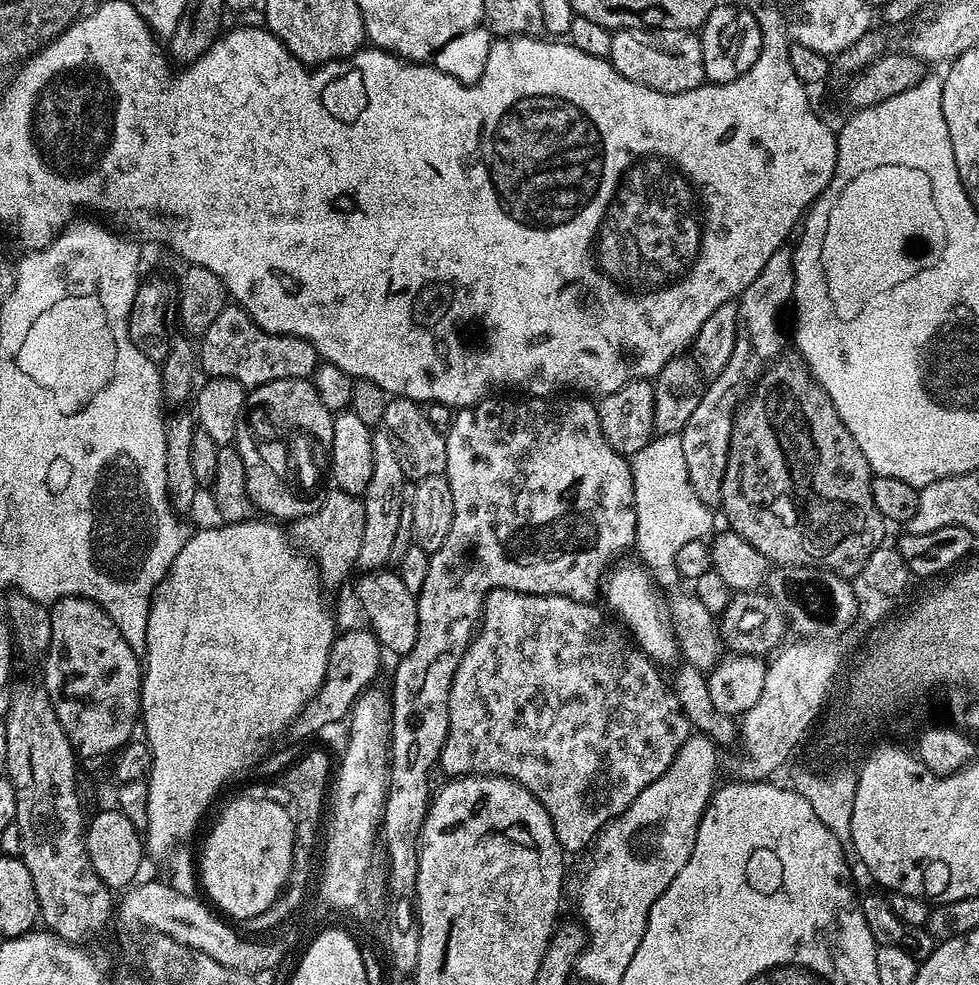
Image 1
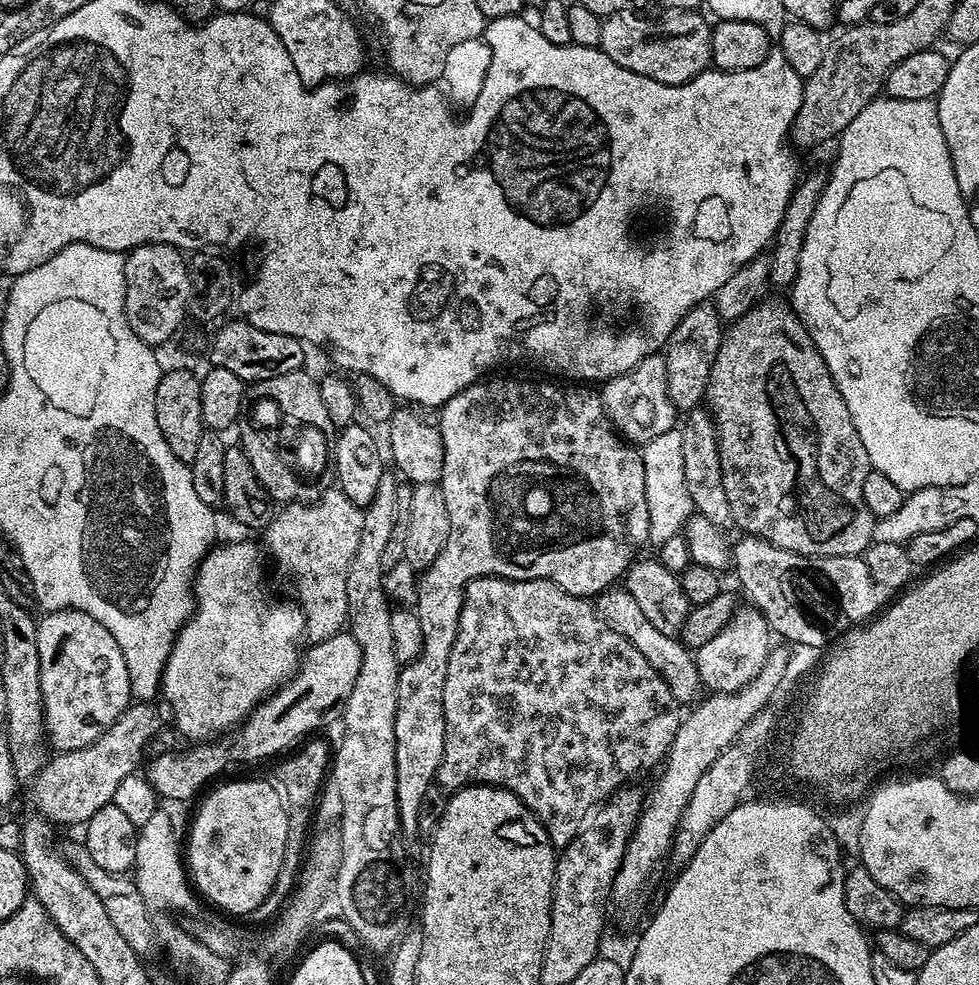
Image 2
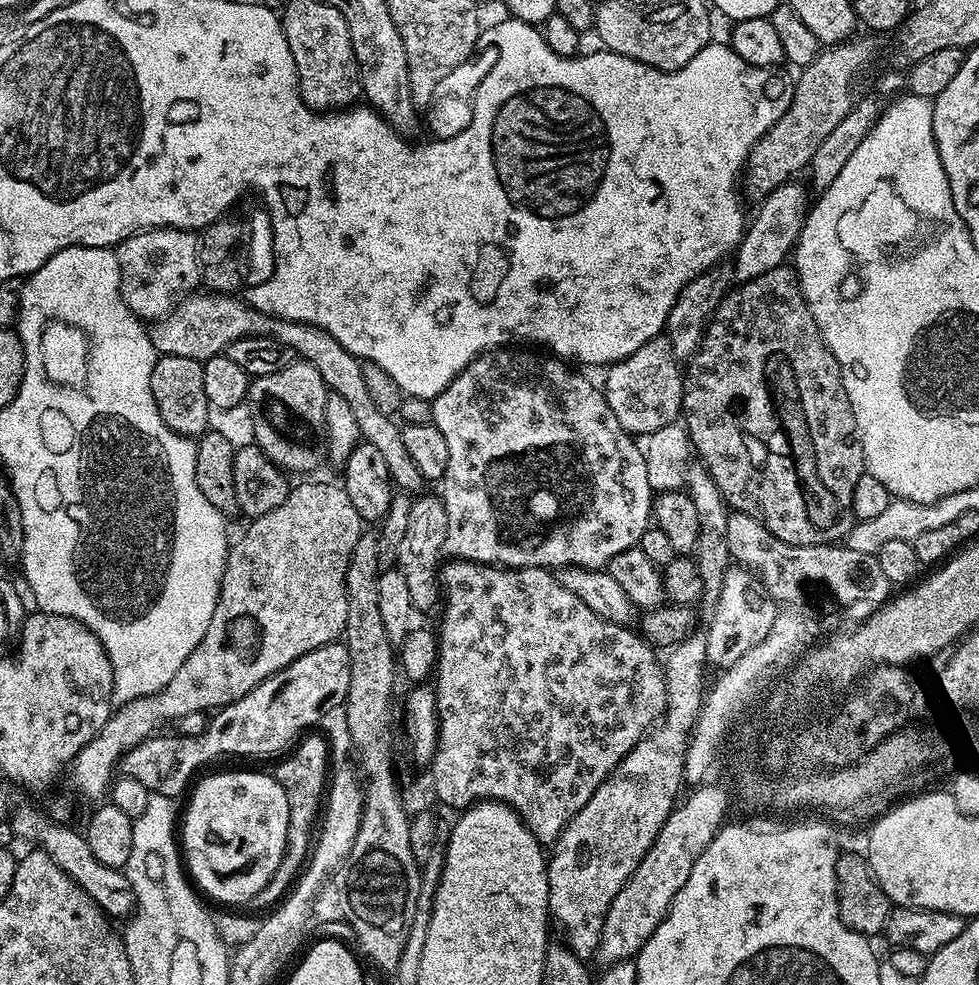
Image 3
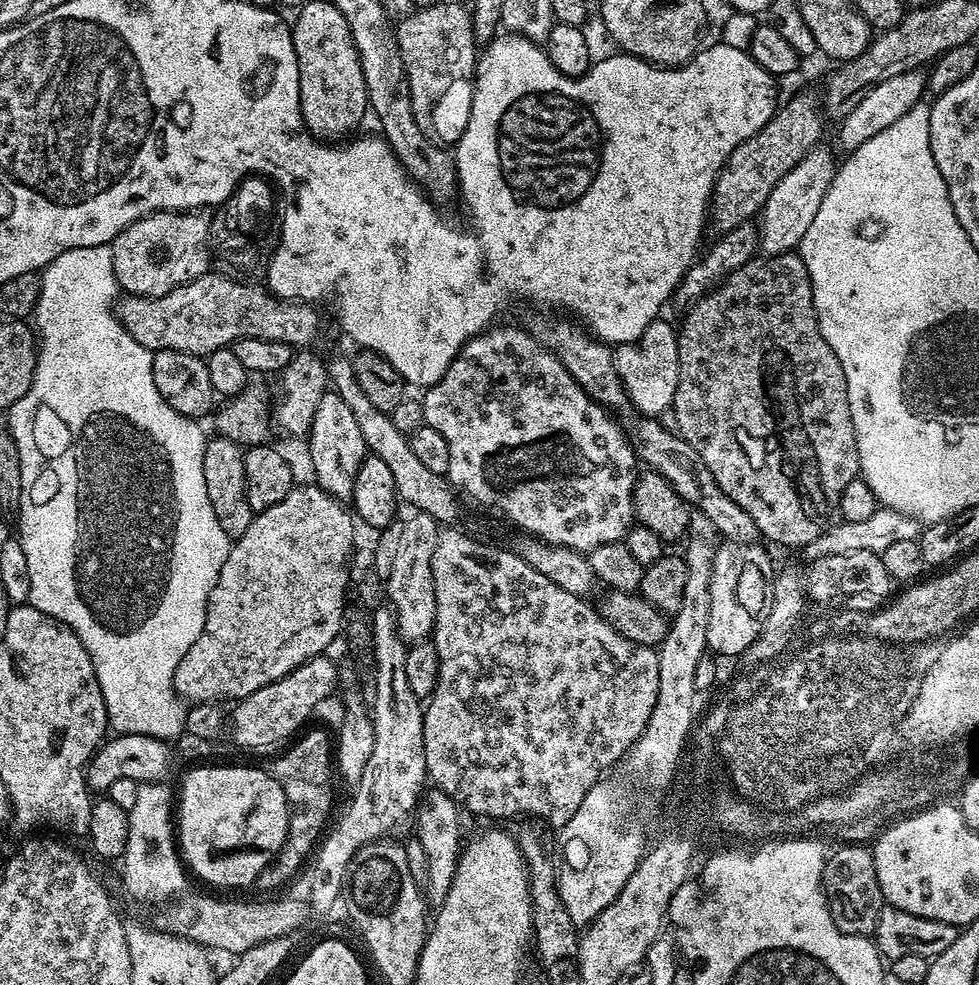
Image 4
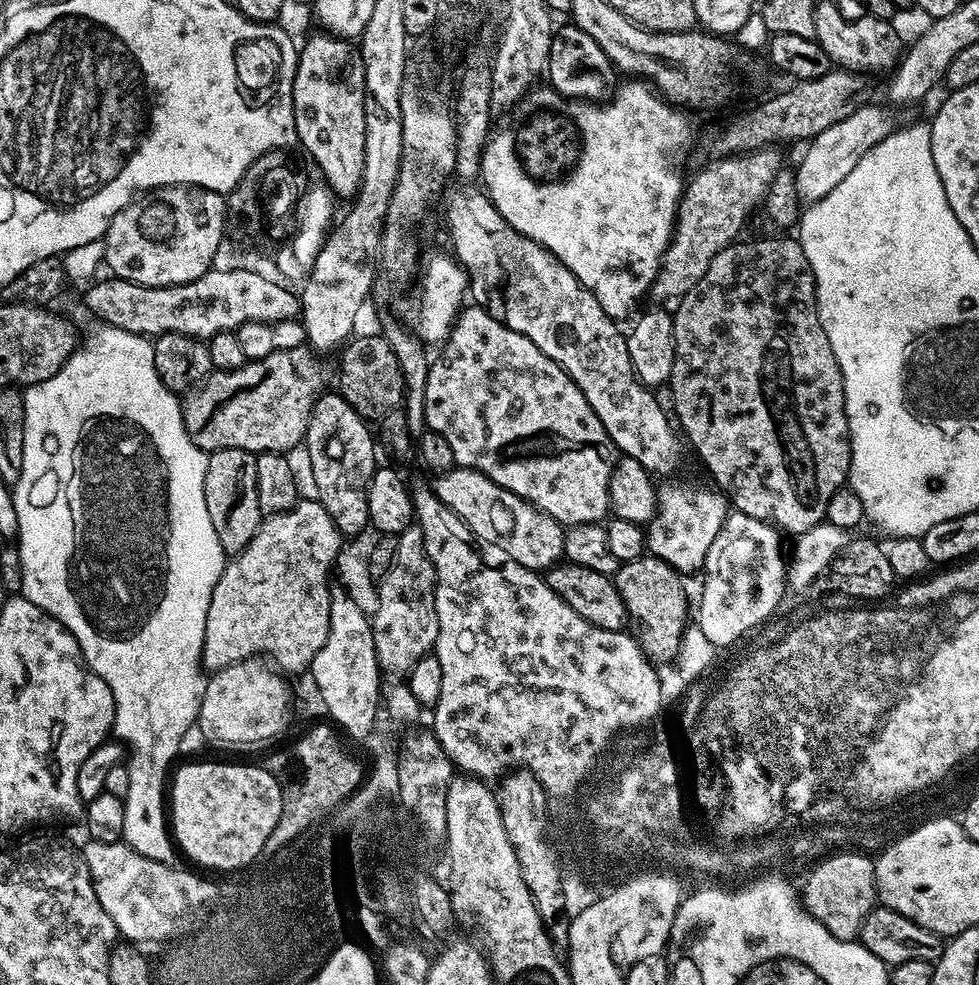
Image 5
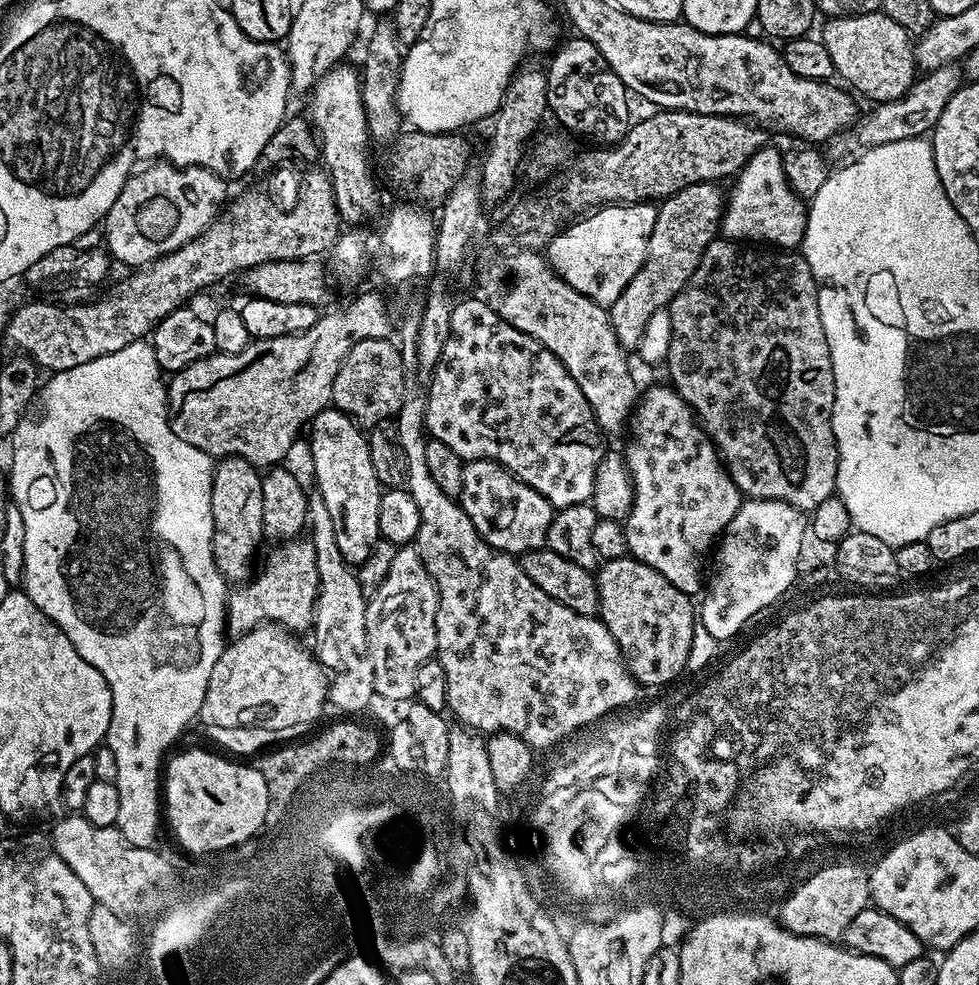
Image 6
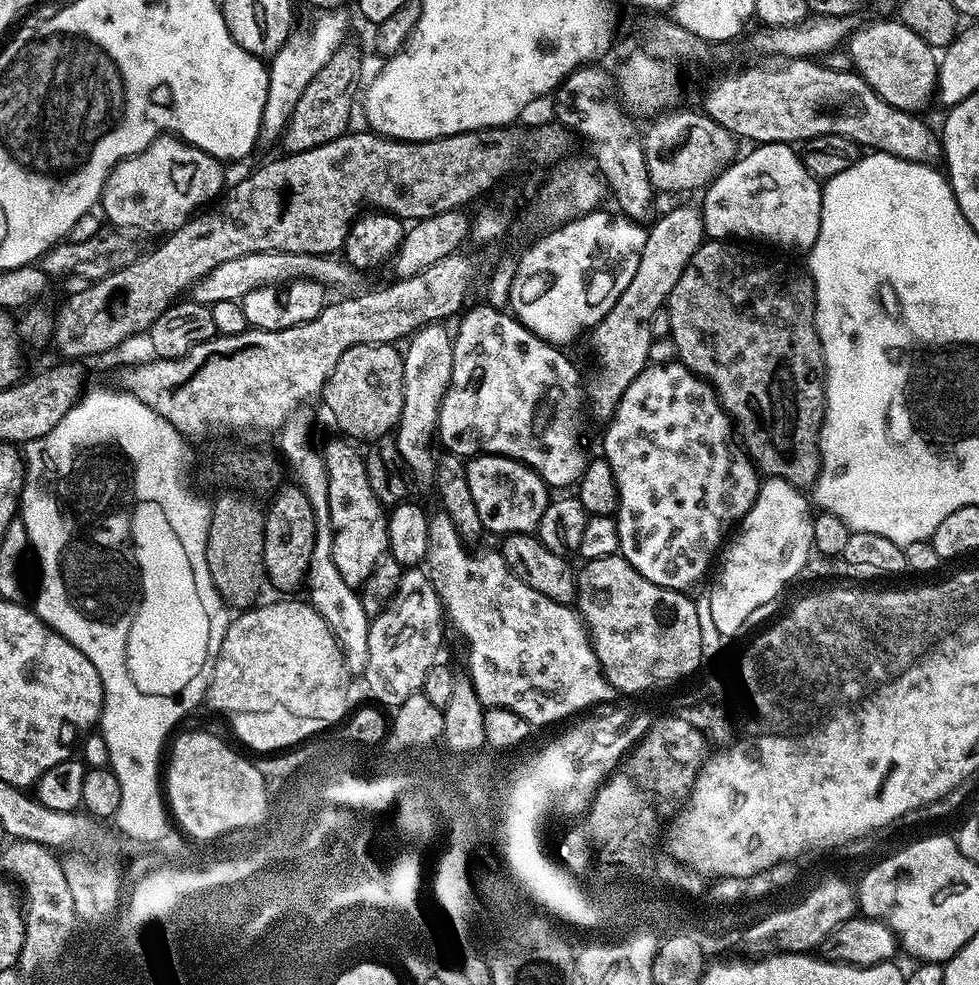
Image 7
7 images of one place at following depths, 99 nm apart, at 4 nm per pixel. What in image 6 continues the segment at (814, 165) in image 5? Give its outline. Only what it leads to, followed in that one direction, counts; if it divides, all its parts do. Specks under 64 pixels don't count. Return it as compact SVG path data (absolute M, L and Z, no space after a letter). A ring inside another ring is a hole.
M953 62L946 66L938 66L934 71L921 75L912 89L901 100L885 100L877 103L873 112L859 117L851 128L832 137L830 147L836 156L844 156L847 152L867 150L874 146L882 146L886 142L909 140L915 136L927 137L936 127L938 118L942 118L942 110L946 110L946 102L954 98L954 94L962 87L962 68Z

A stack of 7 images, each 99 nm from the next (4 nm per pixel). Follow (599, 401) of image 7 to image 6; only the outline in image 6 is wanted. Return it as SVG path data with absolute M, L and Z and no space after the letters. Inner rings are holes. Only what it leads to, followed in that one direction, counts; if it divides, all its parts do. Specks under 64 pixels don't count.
M716 182L686 186L657 207L654 230L648 243L648 257L642 262L638 274L630 278L622 294L618 294L616 301L608 308L614 334L625 349L635 350L638 342L642 342L642 330L646 330L646 322L650 322L658 310L667 308L686 286L686 282L690 282L702 254L717 239L726 199L720 188L721 185Z

